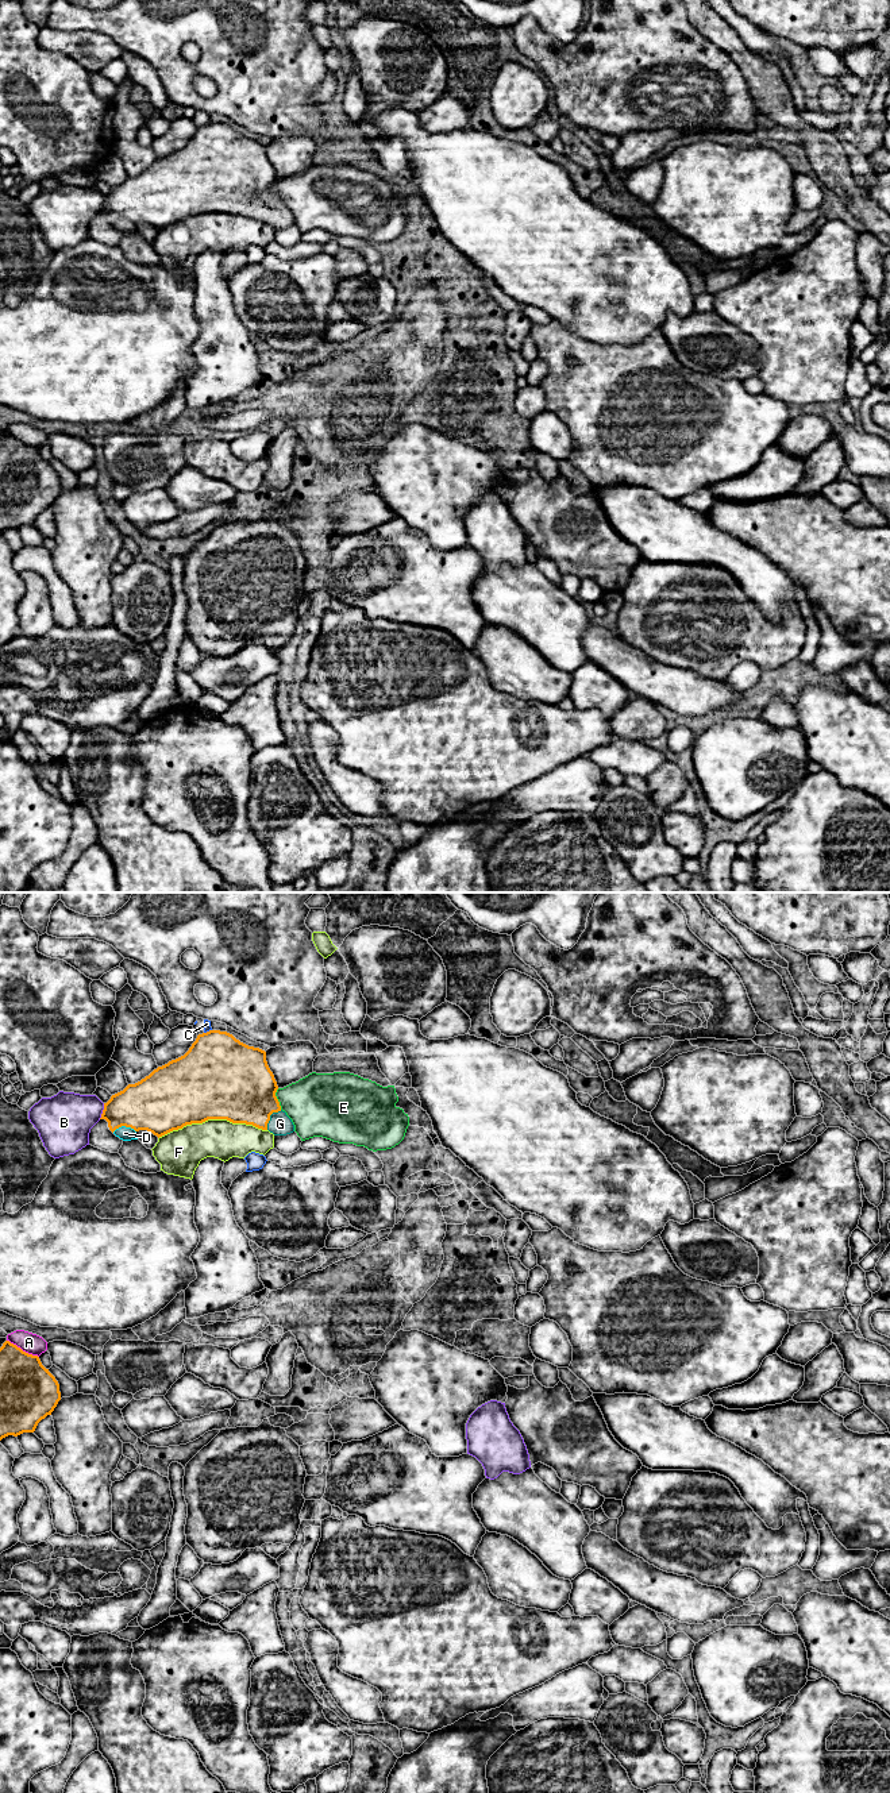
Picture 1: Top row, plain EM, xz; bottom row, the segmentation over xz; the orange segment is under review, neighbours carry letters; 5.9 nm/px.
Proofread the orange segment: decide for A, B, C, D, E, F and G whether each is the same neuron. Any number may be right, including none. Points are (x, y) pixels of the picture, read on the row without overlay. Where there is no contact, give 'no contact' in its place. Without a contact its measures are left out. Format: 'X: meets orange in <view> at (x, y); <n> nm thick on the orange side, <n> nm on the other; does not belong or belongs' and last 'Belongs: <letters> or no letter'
A: meets orange in xz at (22, 443); 340 nm thick on the orange side, 120 nm on the other; does not belong
B: meets orange in xz at (103, 204); 280 nm thick on the orange side, 320 nm on the other; does not belong
C: meets orange in xz at (207, 124); 440 nm thick on the orange side, 50 nm on the other; does not belong
D: meets orange in xz at (123, 218); 360 nm thick on the orange side, 80 nm on the other; does not belong
E: meets orange in xz at (277, 192); 420 nm thick on the orange side, 360 nm on the other; does not belong
F: meets orange in xz at (212, 211); 500 nm thick on the orange side, 240 nm on the other; does not belong
G: meets orange in xz at (269, 209); 420 nm thick on the orange side, 140 nm on the other; belongs
Belongs: G

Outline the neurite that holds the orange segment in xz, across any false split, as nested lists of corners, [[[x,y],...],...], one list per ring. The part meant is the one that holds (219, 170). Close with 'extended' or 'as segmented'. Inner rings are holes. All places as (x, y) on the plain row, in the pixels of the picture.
[[[209,123],[199,127],[184,149],[158,159],[140,174],[112,188],[104,196],[100,212],[108,215],[112,225],[126,219],[135,224],[147,223],[158,231],[208,212],[227,212],[269,223],[274,228],[286,228],[294,224],[294,217],[281,203],[277,182],[265,143],[248,139],[227,124]]] | extended

